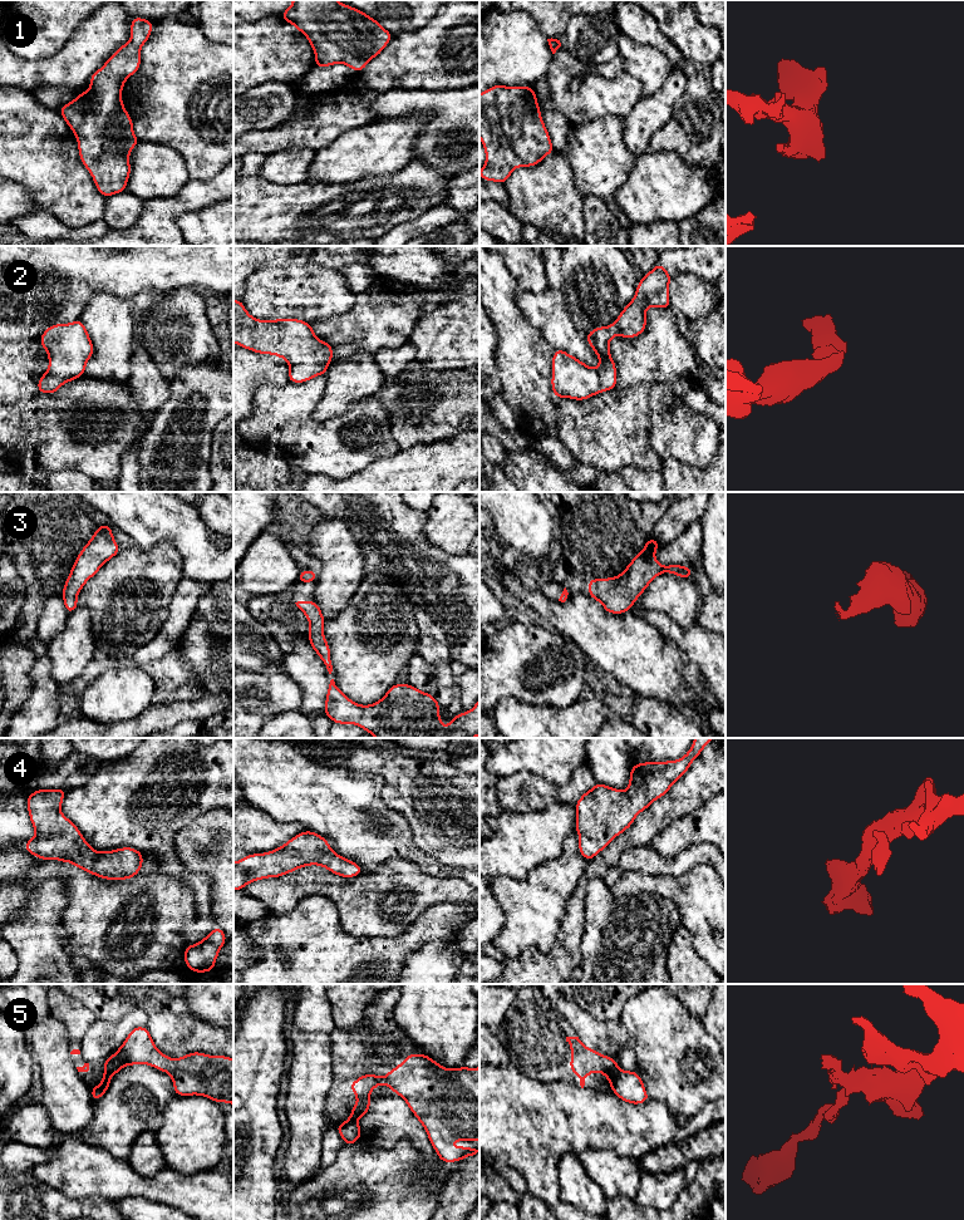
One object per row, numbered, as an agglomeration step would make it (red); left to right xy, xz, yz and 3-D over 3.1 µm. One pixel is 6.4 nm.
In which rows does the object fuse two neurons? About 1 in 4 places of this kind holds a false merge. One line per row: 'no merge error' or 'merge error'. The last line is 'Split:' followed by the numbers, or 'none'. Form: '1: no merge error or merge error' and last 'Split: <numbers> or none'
1: no merge error
2: no merge error
3: no merge error
4: no merge error
5: merge error
Split: 5

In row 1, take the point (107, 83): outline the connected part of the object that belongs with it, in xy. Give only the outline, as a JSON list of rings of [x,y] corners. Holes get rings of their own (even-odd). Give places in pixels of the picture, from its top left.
[[[132,16],[132,39],[117,49],[104,65],[92,74],[89,89],[70,103],[62,105],[59,110],[75,134],[80,161],[92,174],[95,187],[103,197],[127,190],[131,174],[129,153],[141,142],[134,136],[133,120],[123,105],[122,89],[124,82],[141,67],[141,48],[149,39],[153,23]]]

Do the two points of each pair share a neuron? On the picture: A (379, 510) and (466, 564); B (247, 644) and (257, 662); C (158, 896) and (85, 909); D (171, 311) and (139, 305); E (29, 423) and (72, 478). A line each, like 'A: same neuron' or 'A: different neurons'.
A: same neuron
B: same neuron
C: same neuron
D: different neurons
E: different neurons

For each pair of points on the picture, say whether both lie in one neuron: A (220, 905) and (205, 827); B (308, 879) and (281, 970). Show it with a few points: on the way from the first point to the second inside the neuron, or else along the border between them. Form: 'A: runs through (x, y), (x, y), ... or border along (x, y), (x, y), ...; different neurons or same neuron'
A: runs through (220, 886), (220, 879), (193, 852), (196, 846); same neuron
B: border along (332, 900), (308, 895), (290, 911), (276, 916); different neurons

